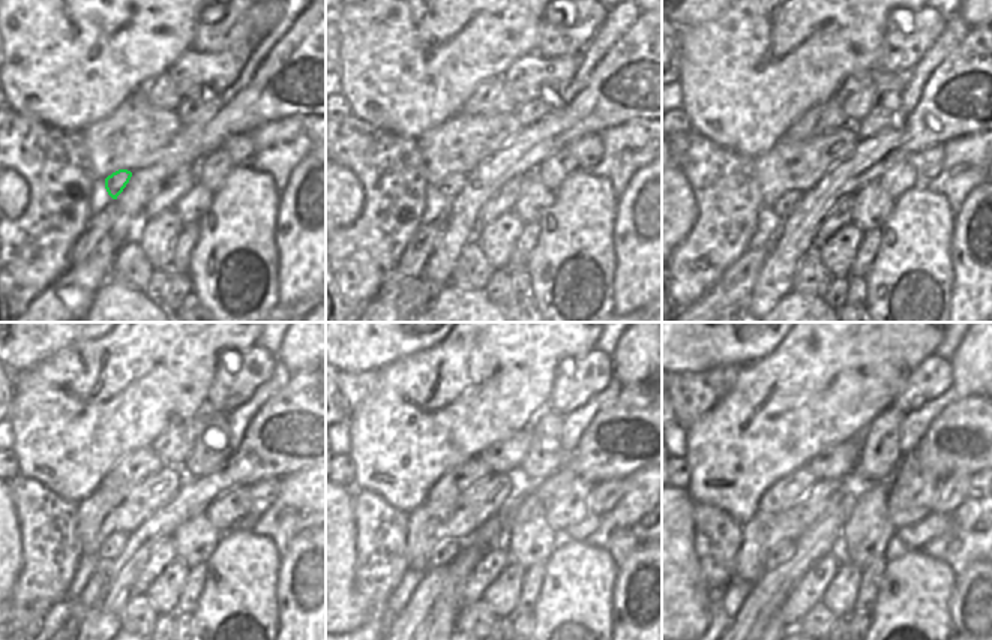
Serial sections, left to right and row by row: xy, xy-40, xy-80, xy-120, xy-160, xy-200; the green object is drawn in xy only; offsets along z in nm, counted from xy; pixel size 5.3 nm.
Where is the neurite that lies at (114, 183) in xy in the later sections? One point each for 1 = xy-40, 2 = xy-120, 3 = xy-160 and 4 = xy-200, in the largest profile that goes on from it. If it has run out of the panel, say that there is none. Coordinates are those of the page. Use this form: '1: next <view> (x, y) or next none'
1: next xy-40 (452, 185)
2: next xy-120 (113, 546)
3: next xy-160 (444, 552)
4: next xy-200 (782, 550)

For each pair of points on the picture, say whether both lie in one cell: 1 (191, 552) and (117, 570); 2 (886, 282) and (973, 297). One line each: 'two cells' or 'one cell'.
1: two cells
2: two cells

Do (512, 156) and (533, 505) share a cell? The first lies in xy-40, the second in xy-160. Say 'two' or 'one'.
two

